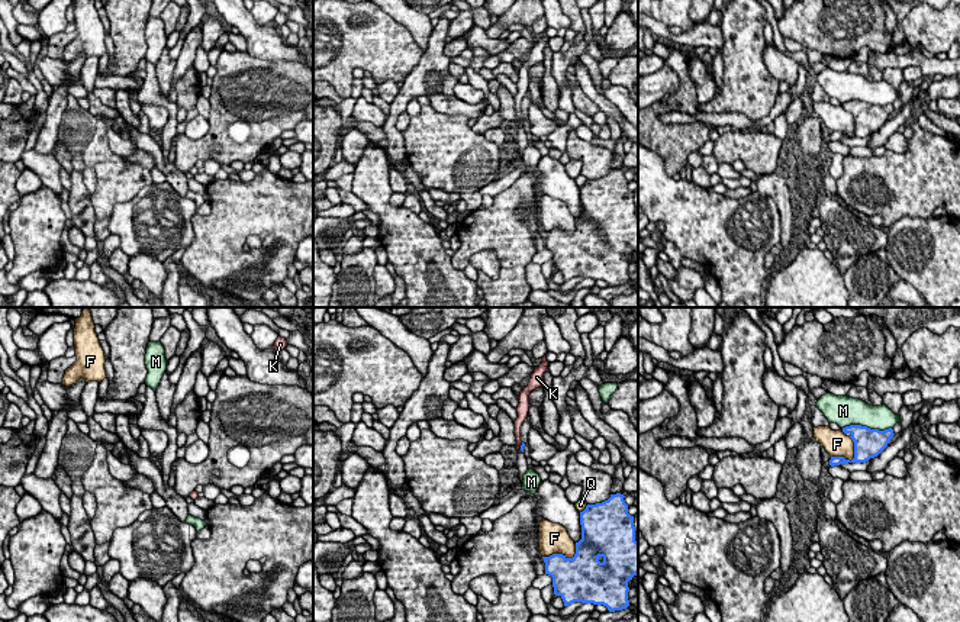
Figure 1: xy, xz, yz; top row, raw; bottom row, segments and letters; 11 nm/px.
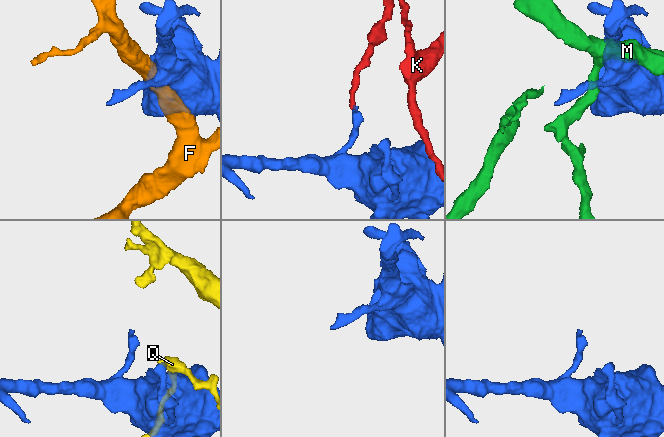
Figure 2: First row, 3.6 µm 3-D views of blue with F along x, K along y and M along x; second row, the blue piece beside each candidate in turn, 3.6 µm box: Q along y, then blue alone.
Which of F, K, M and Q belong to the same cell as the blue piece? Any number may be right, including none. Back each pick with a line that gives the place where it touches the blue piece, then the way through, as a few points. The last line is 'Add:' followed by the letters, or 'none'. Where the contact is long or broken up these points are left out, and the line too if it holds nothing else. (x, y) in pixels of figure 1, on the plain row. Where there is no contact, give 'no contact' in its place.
Add: none

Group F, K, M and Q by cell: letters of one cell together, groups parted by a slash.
F / K / M / Q

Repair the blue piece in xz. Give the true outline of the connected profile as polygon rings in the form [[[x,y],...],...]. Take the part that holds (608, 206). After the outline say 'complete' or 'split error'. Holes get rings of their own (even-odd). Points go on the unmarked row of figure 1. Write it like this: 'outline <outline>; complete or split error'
outline [[[616,168],[602,178],[587,180],[580,187],[582,215],[576,217],[576,229],[567,233],[563,229],[542,232],[545,238],[545,249],[553,252],[554,270],[560,271],[564,281],[574,277],[603,280],[609,287],[622,286],[629,281],[628,257],[638,251],[638,217],[635,216],[634,191],[628,188],[628,180],[624,170]]]; complete

